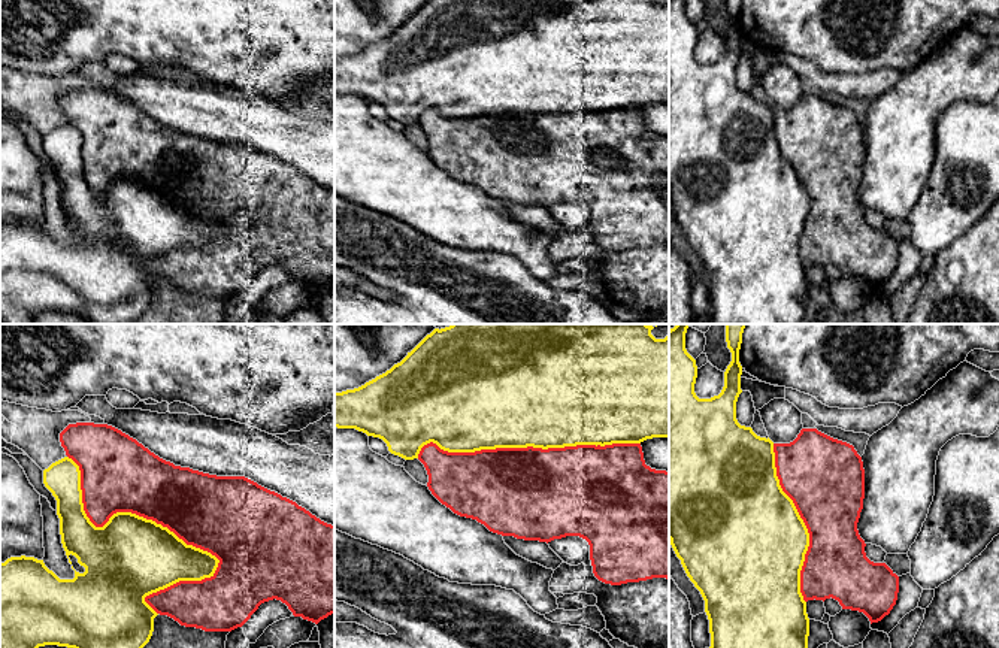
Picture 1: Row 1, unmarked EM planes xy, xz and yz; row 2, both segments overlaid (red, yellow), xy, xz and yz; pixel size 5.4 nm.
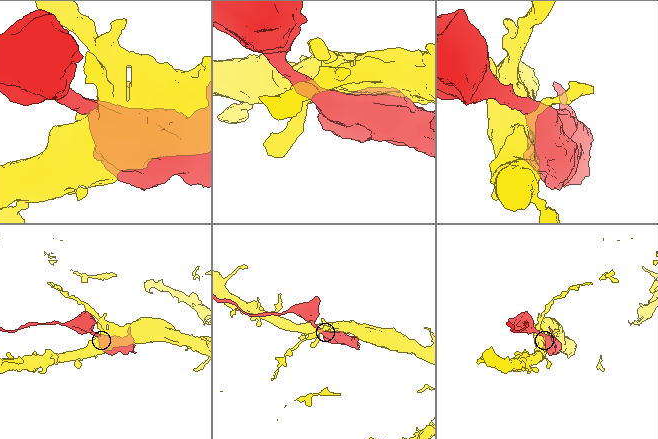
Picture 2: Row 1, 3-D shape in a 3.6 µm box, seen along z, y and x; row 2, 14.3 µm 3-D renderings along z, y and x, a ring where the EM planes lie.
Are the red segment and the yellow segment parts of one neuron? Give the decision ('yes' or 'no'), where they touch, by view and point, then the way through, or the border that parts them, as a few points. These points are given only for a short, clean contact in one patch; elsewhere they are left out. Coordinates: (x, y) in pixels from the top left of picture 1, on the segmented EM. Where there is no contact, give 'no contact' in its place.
no; meets red in xy at (130, 511)

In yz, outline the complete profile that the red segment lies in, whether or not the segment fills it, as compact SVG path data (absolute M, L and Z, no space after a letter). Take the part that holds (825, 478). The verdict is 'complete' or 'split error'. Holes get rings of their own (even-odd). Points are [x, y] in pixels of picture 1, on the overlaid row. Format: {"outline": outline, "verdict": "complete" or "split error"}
{"outline": "M802 429L790 443L774 443L777 476L809 533L800 570L803 600L835 599L863 612L871 624L890 614L899 576L866 557L857 523L865 499L865 469L853 445L817 429Z", "verdict": "complete"}

